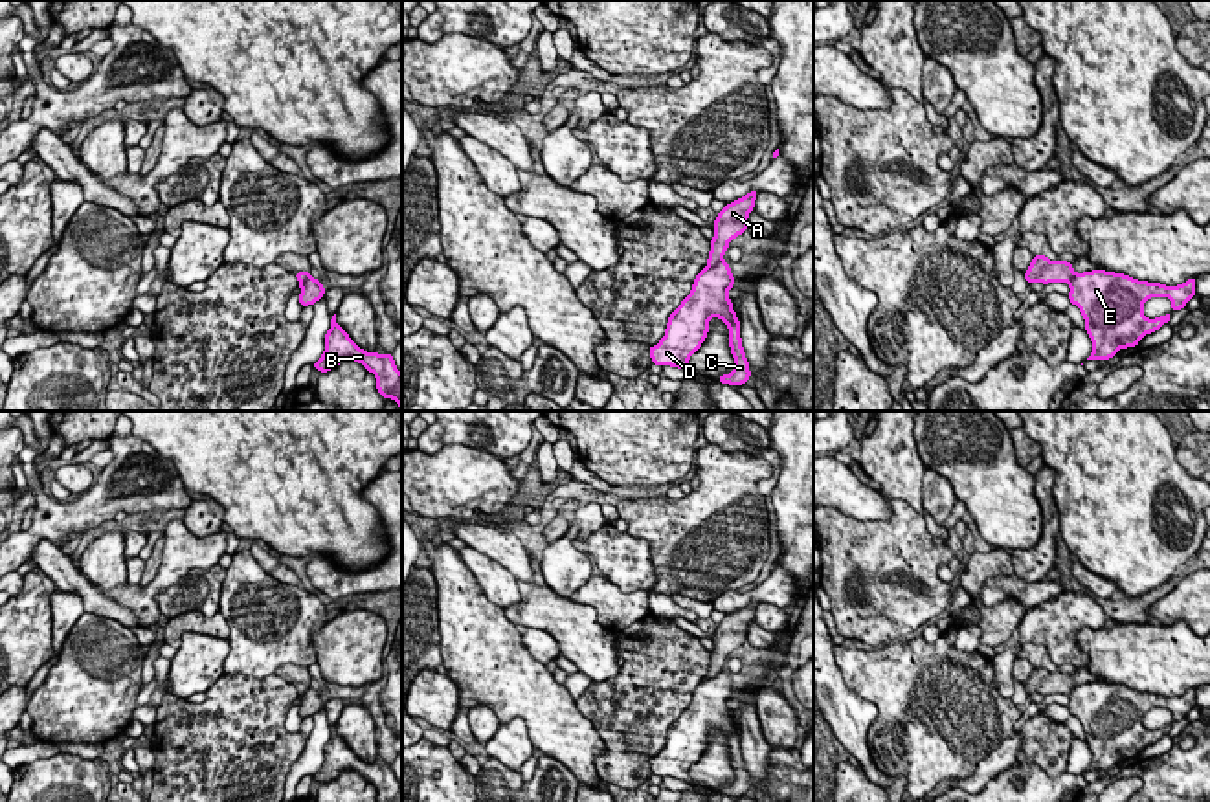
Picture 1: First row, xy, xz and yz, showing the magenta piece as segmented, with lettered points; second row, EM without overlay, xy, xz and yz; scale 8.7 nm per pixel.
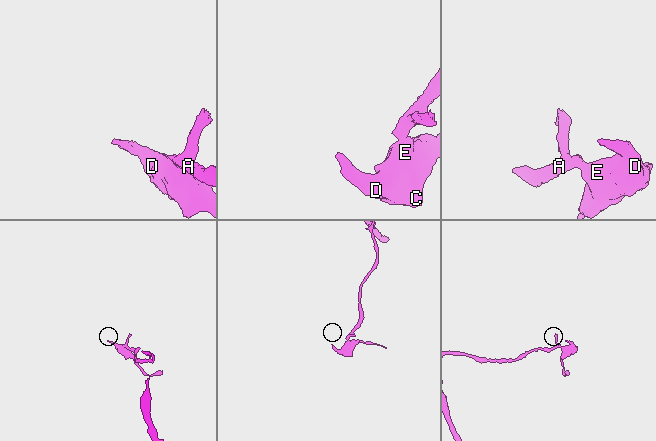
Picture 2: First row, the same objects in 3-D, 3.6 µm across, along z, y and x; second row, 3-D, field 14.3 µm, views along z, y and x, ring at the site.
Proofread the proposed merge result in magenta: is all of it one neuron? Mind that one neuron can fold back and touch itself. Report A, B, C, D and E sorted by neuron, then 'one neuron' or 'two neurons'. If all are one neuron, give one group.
A / B C D E | two neurons

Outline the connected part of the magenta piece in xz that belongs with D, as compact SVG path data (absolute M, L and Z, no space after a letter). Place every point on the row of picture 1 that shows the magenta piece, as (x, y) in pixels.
M723 259L714 266L700 270L690 294L668 316L665 336L657 345L648 349L652 363L694 373L689 358L705 341L709 321L718 317L729 329L729 347L734 358L734 369L729 374L722 374L718 382L734 387L747 384L751 376L749 362L742 347L740 319L729 299L729 290L734 286L734 281L731 266Z

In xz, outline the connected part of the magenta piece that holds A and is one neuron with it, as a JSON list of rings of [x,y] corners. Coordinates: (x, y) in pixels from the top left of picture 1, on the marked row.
[[[751,191],[745,196],[729,202],[712,222],[714,237],[711,240],[711,251],[707,259],[707,266],[718,264],[733,239],[747,231],[747,218],[749,213],[755,209],[755,200],[758,196],[758,191]]]

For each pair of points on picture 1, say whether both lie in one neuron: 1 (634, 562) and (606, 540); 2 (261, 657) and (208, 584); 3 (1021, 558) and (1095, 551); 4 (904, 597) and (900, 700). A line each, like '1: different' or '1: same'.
1: same
2: different
3: different
4: different

